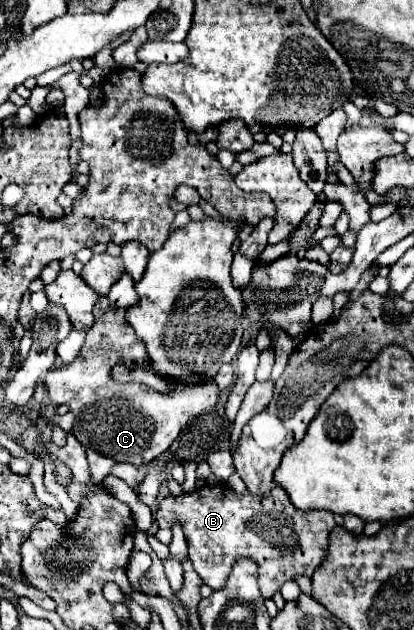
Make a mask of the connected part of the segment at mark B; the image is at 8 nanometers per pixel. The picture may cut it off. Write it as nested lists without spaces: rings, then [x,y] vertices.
[[[273,483],[269,495],[251,495],[249,491],[239,495],[227,485],[205,485],[201,489],[195,489],[193,493],[181,495],[181,497],[167,495],[159,505],[155,521],[161,529],[171,527],[173,521],[179,521],[183,525],[193,567],[199,573],[199,577],[203,579],[203,583],[207,583],[215,591],[219,587],[223,587],[223,583],[227,581],[227,575],[231,571],[231,563],[235,561],[235,557],[239,557],[239,555],[255,557],[255,561],[259,563],[259,589],[263,591],[265,599],[271,599],[281,589],[281,585],[285,581],[291,581],[297,575],[313,577],[315,569],[327,557],[329,533],[335,527],[333,515],[327,511],[299,511],[289,501],[287,491],[283,487],[279,487],[277,483]]]

